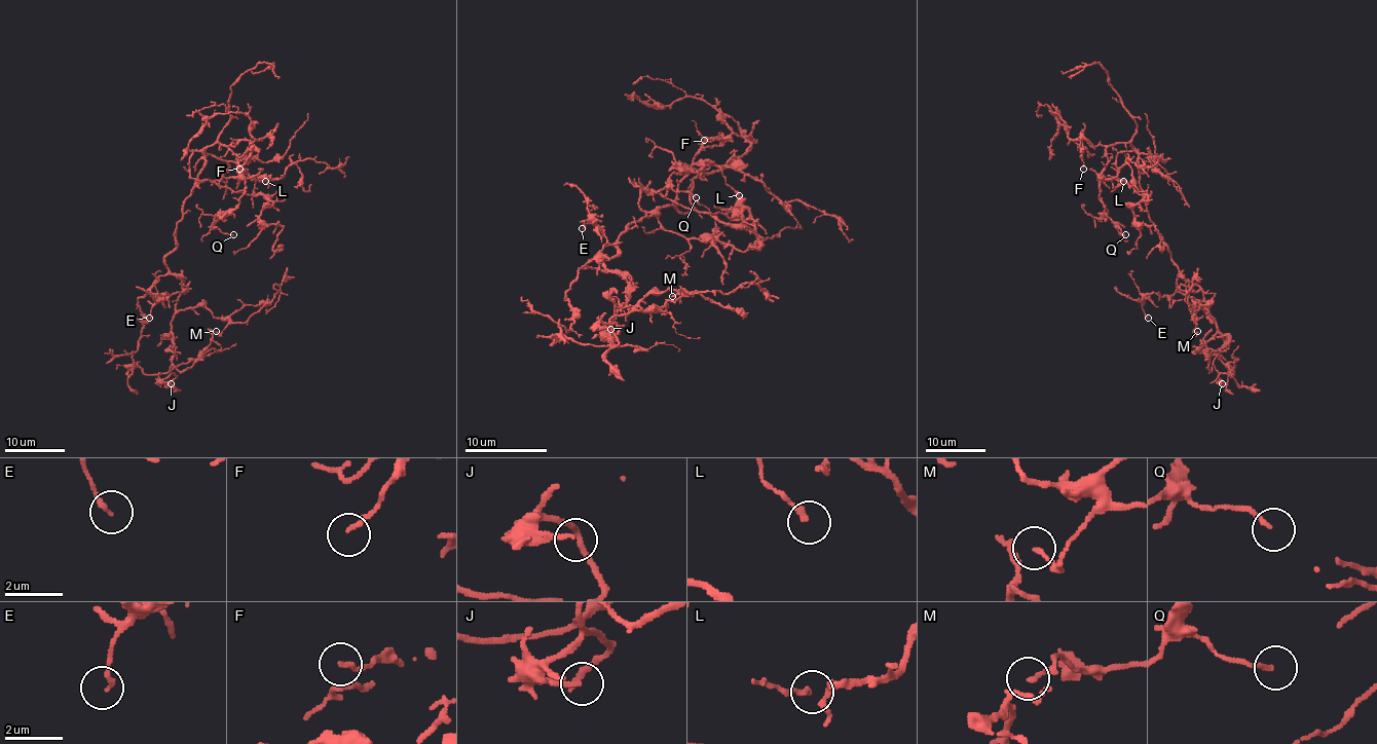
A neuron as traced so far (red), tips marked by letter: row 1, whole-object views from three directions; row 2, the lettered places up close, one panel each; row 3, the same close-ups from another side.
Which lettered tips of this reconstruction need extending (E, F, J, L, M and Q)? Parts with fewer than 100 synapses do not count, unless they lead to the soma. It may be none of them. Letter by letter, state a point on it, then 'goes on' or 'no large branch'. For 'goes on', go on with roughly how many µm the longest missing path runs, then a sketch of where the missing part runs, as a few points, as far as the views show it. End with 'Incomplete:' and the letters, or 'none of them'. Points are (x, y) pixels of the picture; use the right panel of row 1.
E: (1148, 318) | no large branch
F: (1083, 169) | no large branch
J: (1222, 383) | no large branch
L: (1123, 181) | no large branch
M: (1197, 331) | no large branch
Q: (1125, 234) | no large branch
Incomplete: none of them

